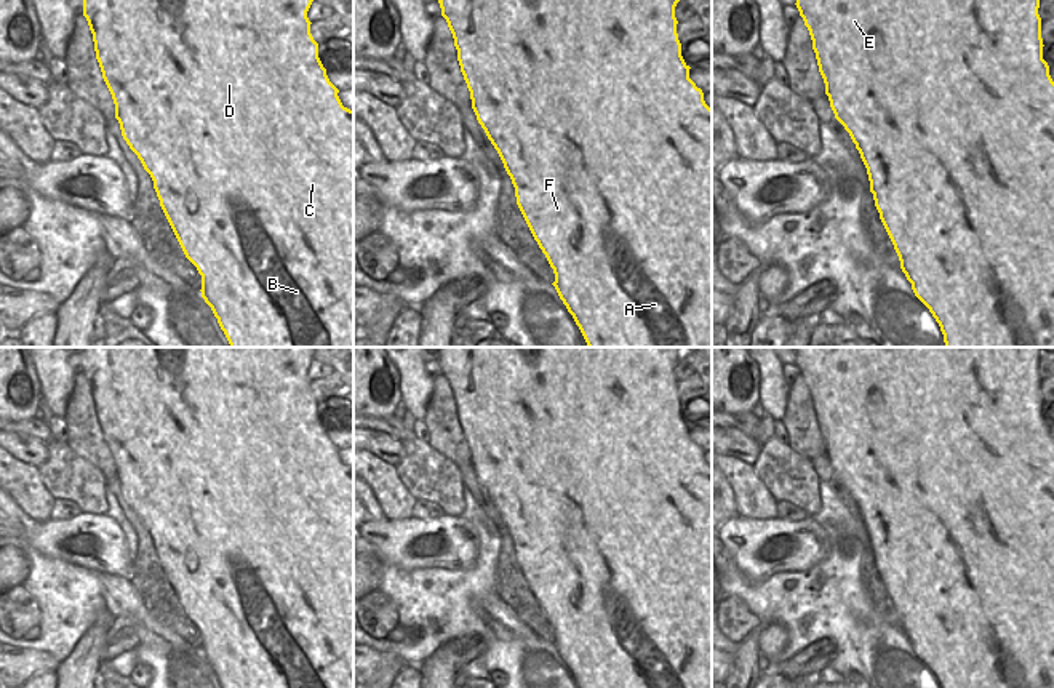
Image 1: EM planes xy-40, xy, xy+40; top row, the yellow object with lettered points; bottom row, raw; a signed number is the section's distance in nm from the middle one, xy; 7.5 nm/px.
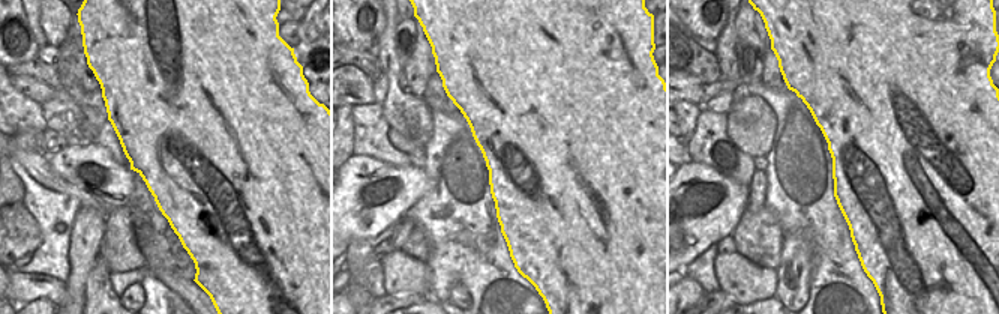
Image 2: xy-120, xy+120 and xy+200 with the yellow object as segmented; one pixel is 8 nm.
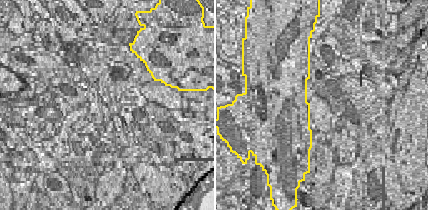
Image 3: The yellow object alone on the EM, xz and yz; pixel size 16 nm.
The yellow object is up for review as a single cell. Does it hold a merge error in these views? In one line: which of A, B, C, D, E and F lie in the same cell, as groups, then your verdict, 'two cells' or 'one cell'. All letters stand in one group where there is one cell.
A C D E F / B | two cells

